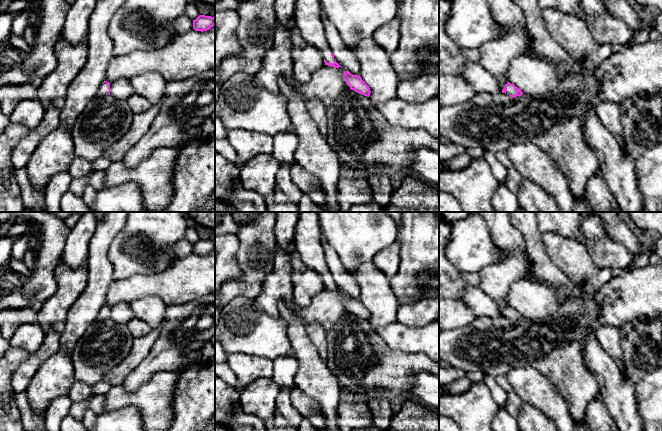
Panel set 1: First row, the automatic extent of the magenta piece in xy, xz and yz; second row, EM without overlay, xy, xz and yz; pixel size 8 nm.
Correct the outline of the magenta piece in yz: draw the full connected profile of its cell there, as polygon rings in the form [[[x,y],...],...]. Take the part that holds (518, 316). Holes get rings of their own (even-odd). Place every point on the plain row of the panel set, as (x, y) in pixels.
[[[506,306],[506,308],[502,311],[502,317],[505,317],[513,322],[523,318],[523,316],[518,311],[516,311],[514,308],[511,308],[510,306]]]

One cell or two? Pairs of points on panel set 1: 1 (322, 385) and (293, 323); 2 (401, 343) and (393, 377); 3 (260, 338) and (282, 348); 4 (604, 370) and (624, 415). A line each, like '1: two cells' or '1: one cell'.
1: one cell
2: two cells
3: one cell
4: one cell

